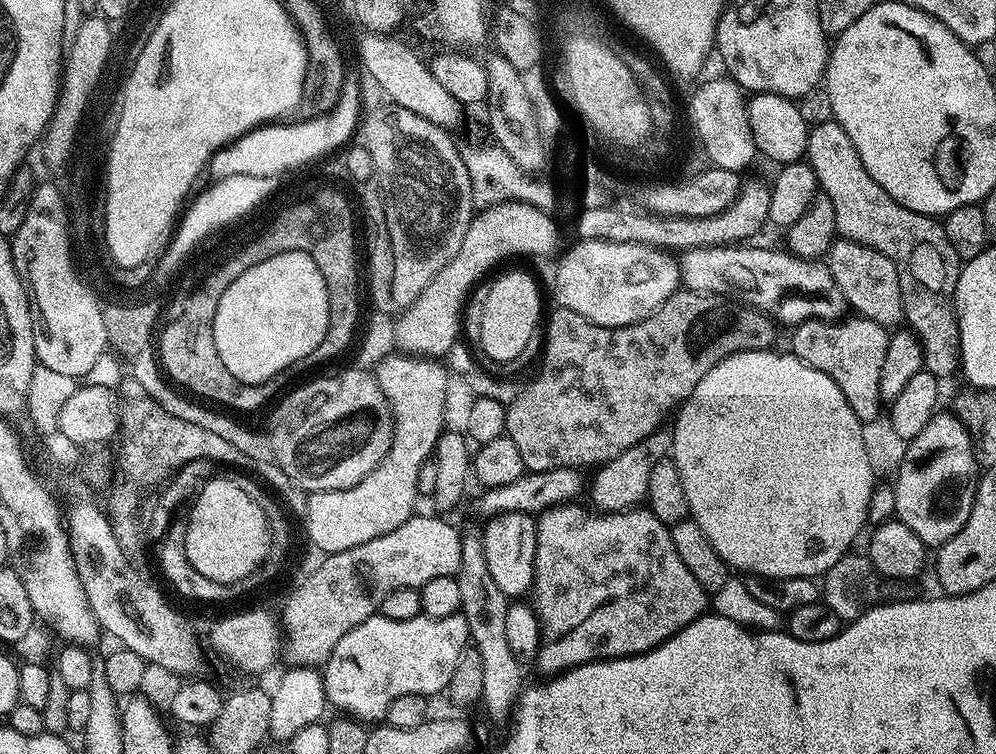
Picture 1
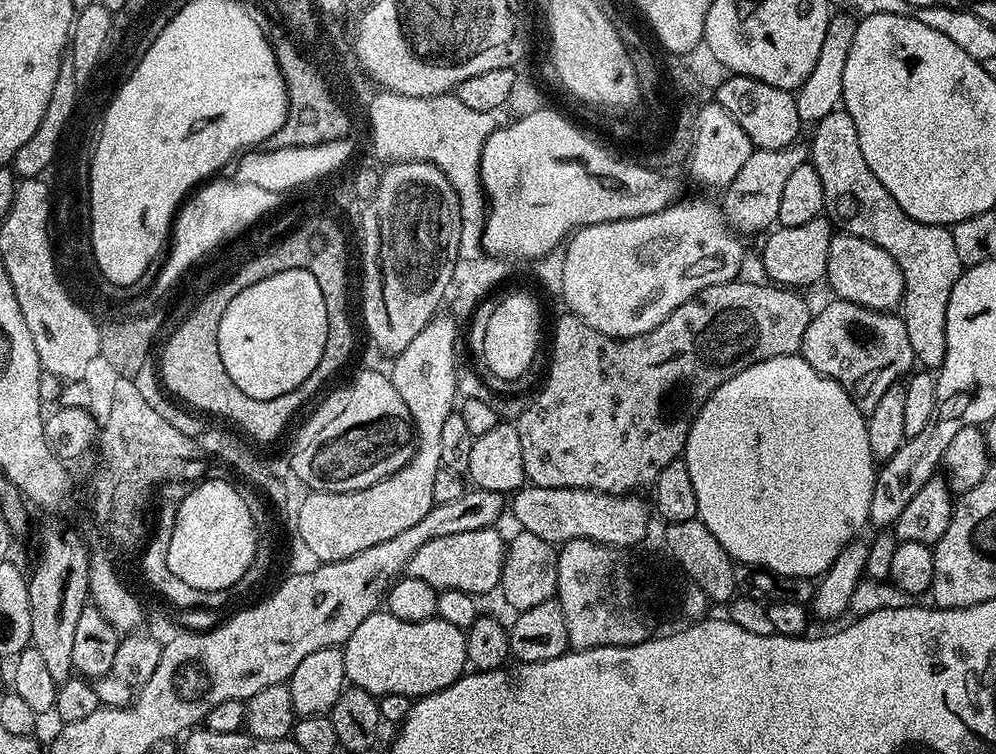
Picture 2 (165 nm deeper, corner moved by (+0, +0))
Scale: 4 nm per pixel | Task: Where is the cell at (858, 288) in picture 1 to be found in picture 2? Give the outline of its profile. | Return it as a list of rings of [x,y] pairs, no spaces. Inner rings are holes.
[[[845,232],[835,233],[827,258],[827,284],[839,299],[880,311],[895,309],[903,301],[904,272],[893,256],[881,247]]]

